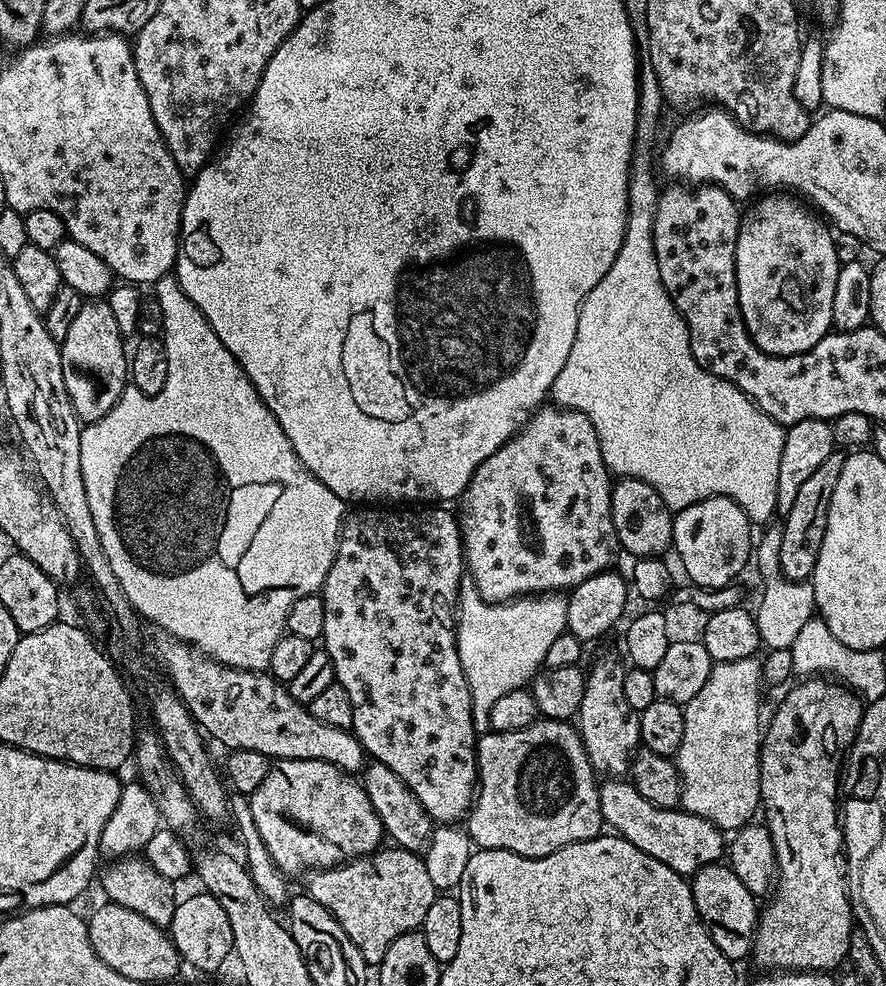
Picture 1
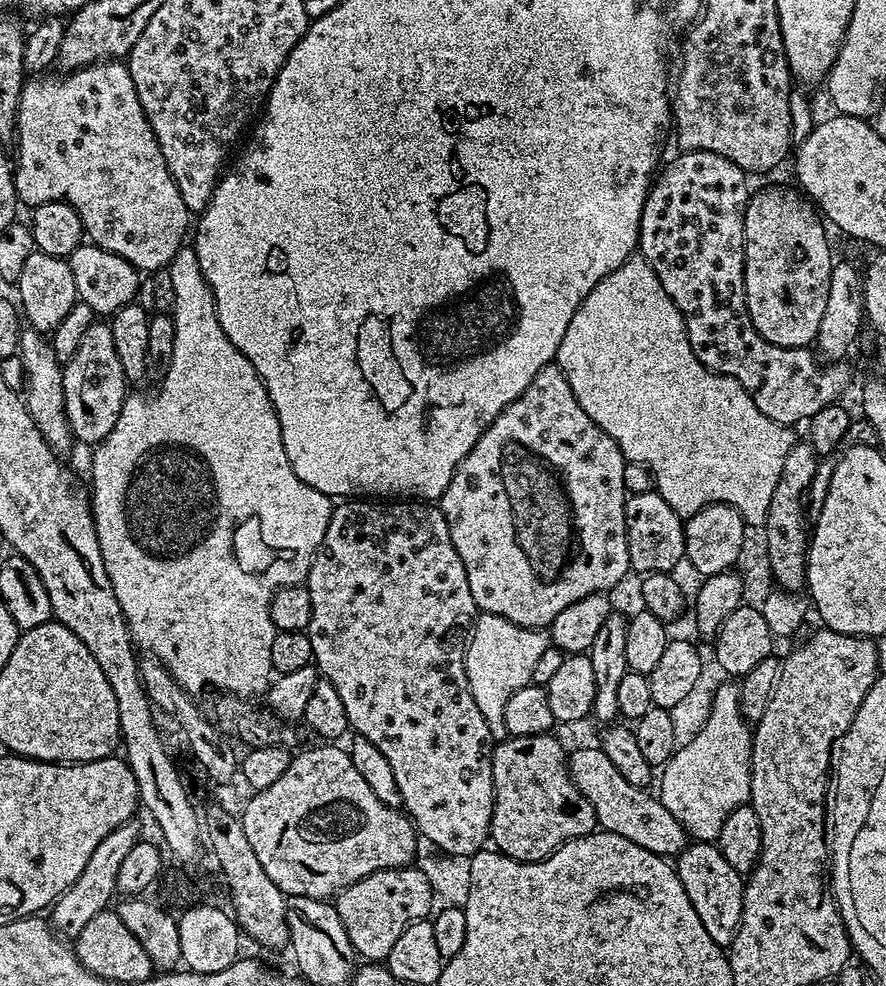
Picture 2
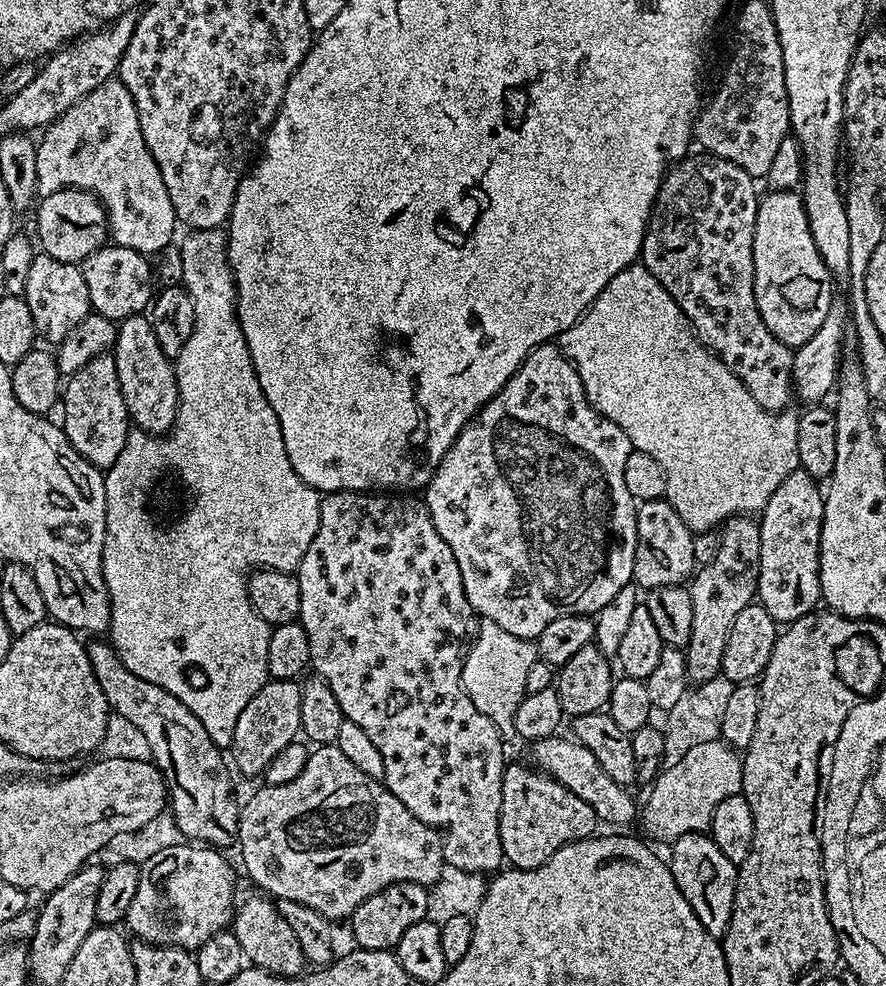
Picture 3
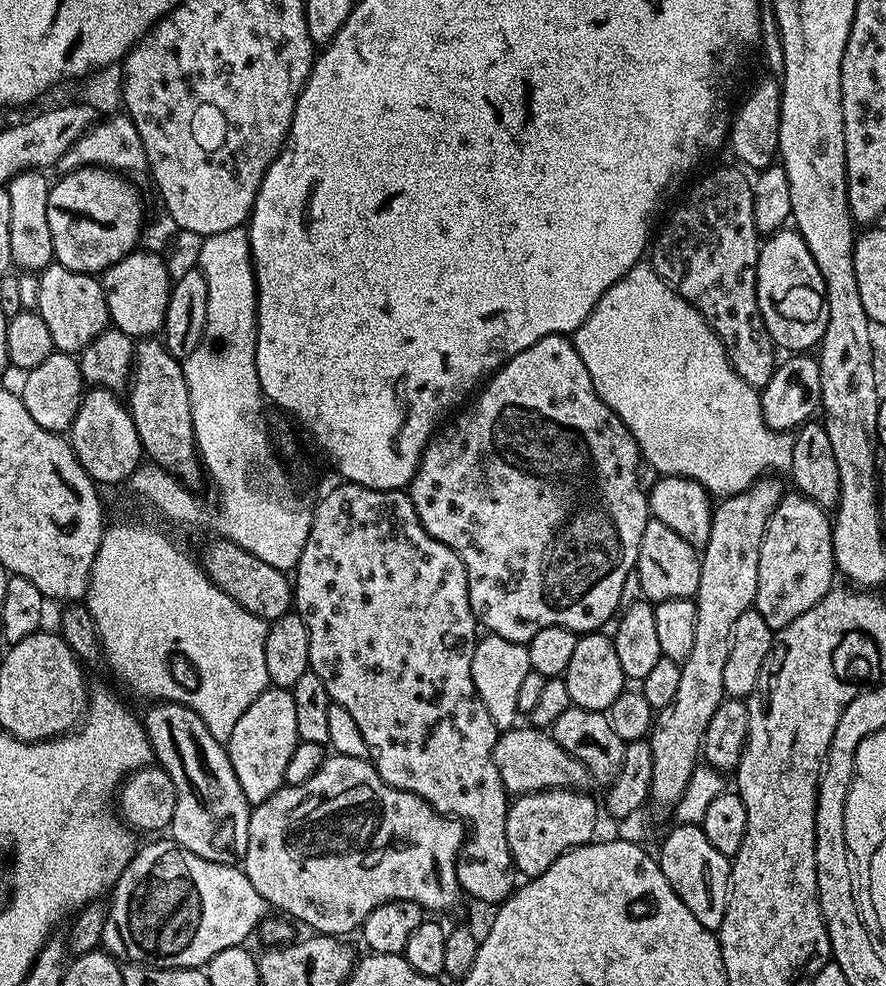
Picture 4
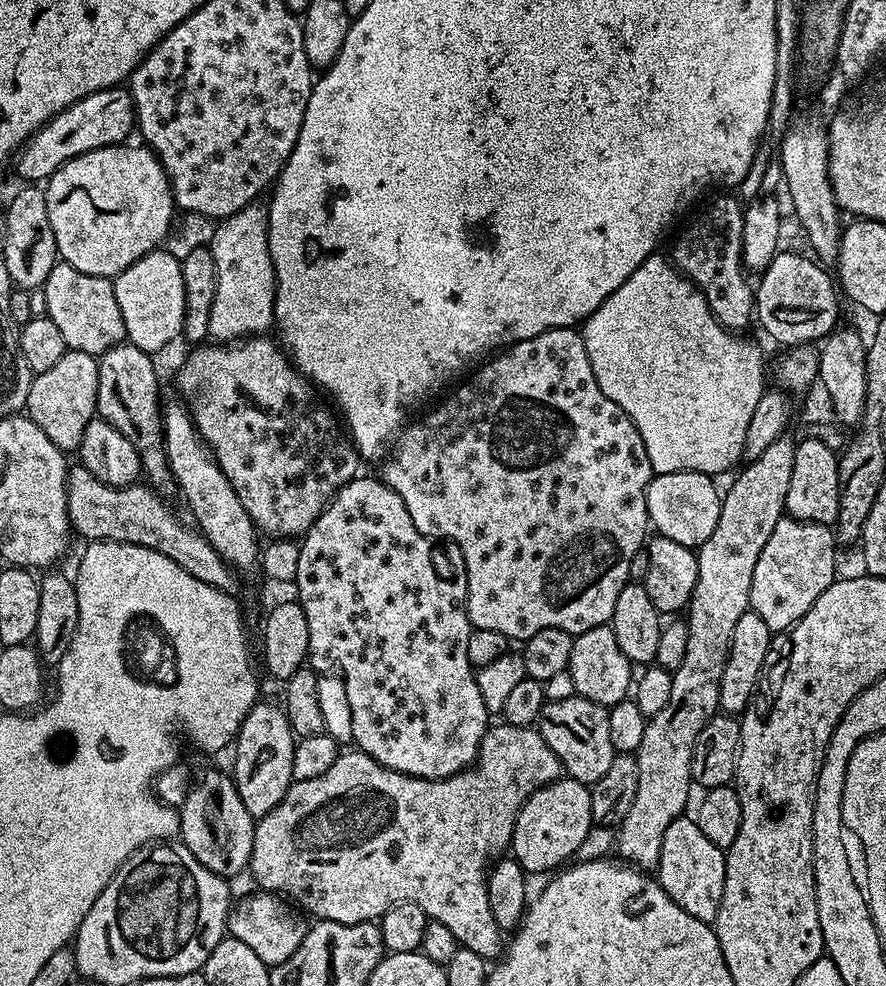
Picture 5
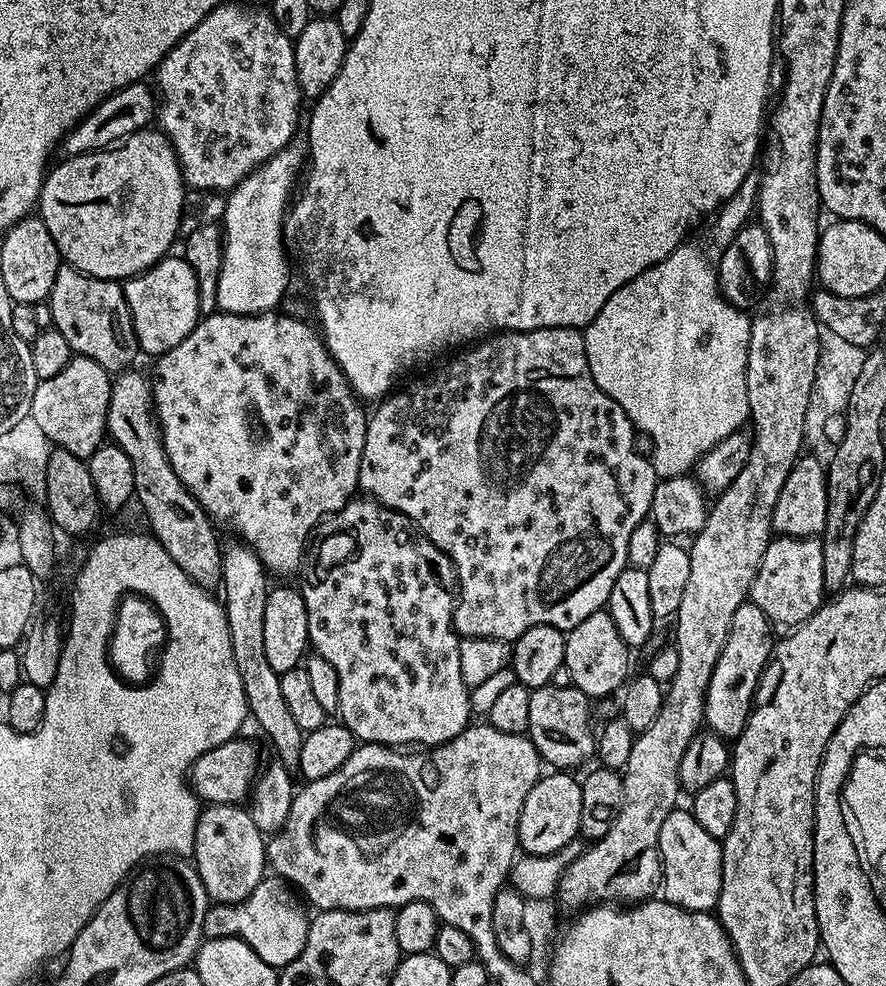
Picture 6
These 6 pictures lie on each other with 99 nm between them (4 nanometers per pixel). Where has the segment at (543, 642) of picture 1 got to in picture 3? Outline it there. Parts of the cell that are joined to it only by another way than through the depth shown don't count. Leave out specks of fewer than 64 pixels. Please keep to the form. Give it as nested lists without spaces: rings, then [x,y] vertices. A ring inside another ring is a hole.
[[[481,619],[476,629],[476,638],[471,641],[464,658],[464,669],[460,681],[464,683],[464,693],[494,722],[500,739],[505,742],[517,739],[514,730],[514,713],[518,710],[518,702],[526,695],[526,677],[530,666],[538,658],[535,643],[523,640],[507,630],[502,630],[494,622]]]

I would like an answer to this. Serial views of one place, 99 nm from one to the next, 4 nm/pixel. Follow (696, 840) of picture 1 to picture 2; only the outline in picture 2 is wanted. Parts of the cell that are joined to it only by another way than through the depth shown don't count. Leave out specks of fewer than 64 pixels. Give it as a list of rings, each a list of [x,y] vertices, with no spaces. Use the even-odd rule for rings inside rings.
[[[598,746],[571,749],[568,772],[586,802],[594,806],[596,823],[603,831],[630,838],[630,842],[650,850],[655,856],[665,858],[675,858],[688,847],[689,835],[678,819],[666,810],[663,802],[653,793],[651,796],[651,791],[630,786],[630,782],[626,782],[626,778],[622,778],[622,774],[614,770],[614,762],[610,762],[610,758],[606,758],[606,754]]]

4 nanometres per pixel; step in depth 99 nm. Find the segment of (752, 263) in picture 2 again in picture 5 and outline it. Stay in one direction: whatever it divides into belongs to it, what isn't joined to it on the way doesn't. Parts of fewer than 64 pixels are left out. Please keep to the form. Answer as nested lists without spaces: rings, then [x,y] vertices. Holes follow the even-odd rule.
[[[787,250],[777,252],[767,270],[759,273],[760,285],[757,283],[754,288],[755,319],[757,321],[760,319],[761,326],[778,343],[784,344],[783,346],[808,346],[816,342],[812,340],[823,341],[828,333],[837,327],[838,321],[836,319],[840,316],[840,304],[836,301],[838,292],[833,281],[830,276],[830,281],[828,281],[828,276],[824,273],[827,271],[815,259],[805,256],[799,256],[798,253],[787,252]]]

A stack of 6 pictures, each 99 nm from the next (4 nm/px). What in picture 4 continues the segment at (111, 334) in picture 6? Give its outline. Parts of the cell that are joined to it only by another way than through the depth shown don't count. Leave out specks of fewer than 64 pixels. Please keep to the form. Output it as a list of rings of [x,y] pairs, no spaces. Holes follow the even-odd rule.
[[[55,262],[39,273],[39,278],[36,311],[50,330],[53,349],[79,354],[98,334],[102,334],[109,327],[103,283],[95,275],[75,272]]]

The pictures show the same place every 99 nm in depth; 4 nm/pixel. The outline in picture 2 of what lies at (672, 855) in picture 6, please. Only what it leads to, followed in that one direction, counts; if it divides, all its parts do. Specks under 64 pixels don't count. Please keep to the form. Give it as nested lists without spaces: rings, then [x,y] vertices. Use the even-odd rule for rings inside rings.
[[[689,843],[675,857],[674,867],[686,890],[686,898],[690,898],[690,906],[694,906],[698,918],[702,918],[702,926],[706,926],[706,934],[710,934],[710,938],[714,938],[718,945],[731,945],[740,928],[745,877],[738,870],[734,870],[734,866],[726,862],[726,858],[722,858],[715,843]]]

